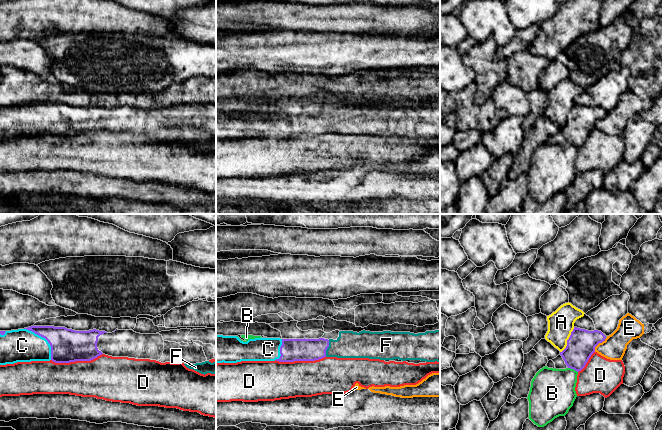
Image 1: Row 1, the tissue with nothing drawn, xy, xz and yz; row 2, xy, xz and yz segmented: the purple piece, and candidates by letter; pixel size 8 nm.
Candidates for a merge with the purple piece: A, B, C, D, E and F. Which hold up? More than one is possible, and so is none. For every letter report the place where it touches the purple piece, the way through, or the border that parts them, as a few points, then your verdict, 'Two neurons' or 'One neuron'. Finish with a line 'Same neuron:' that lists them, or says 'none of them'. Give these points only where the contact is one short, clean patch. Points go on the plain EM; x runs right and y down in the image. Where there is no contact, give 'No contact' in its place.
A: Touches purple at yz (567, 116). Two neurons
B: Touches purple at yz (573, 144). Boundary: yz (568, 143), (577, 148). Two neurons
C: Touches purple at xy (45, 114). One neuron
D: Touches purple at xy (76, 136). Two neurons
E: Touches purple at yz (598, 119). Two neurons
F: Touches purple at xz (327, 123). Path across: xz (304, 125), (327, 123), (344, 123), (349, 120). One neuron
Same neuron: C, F

